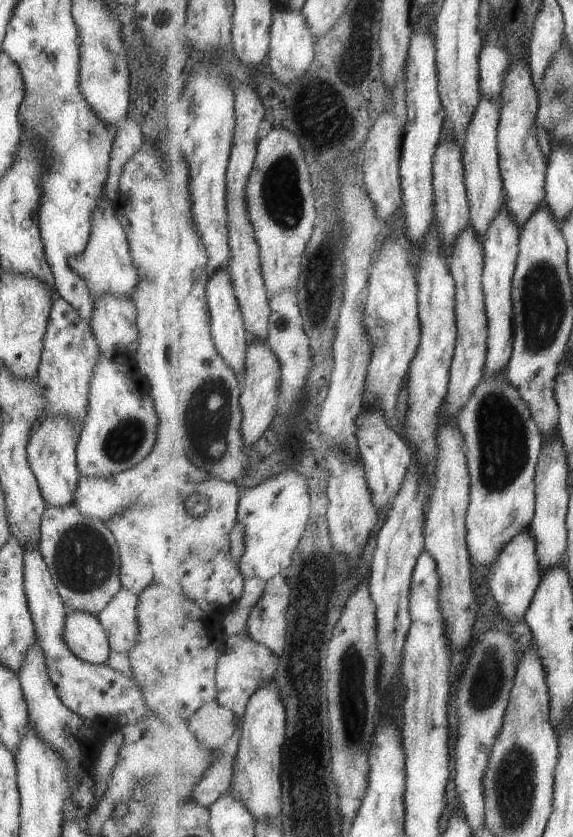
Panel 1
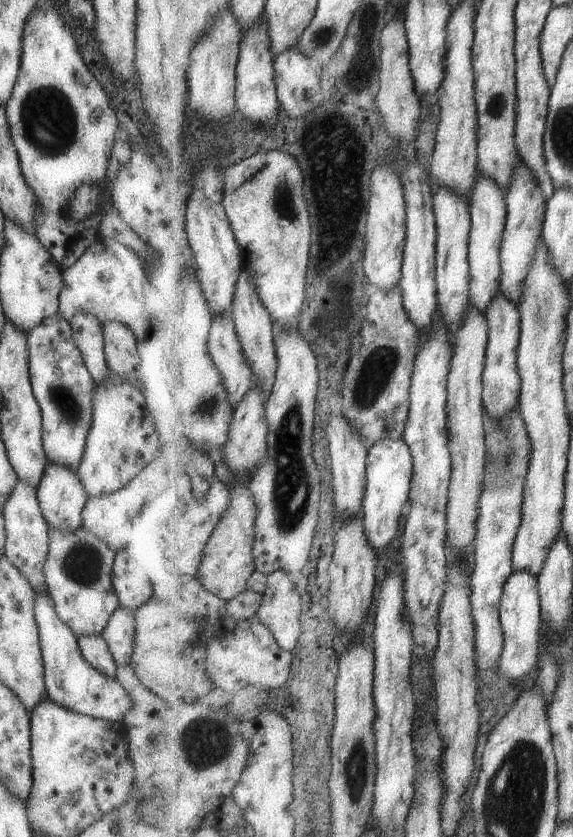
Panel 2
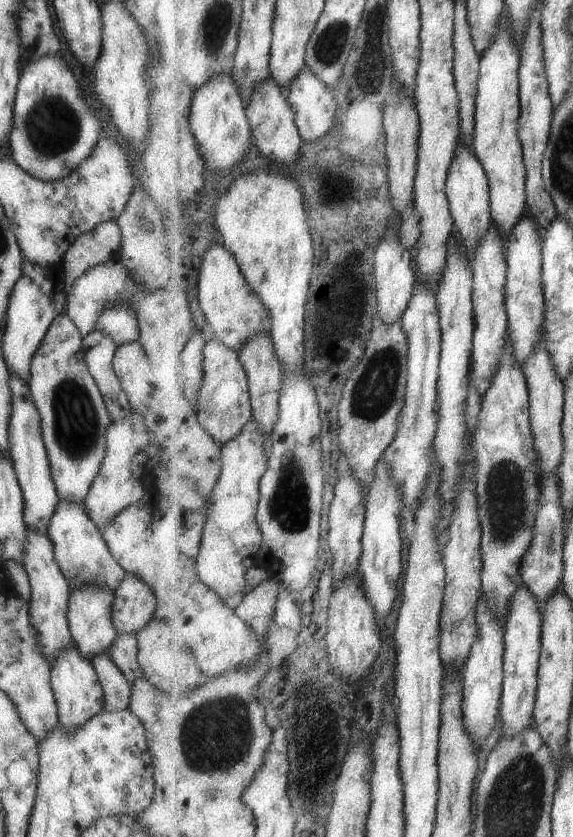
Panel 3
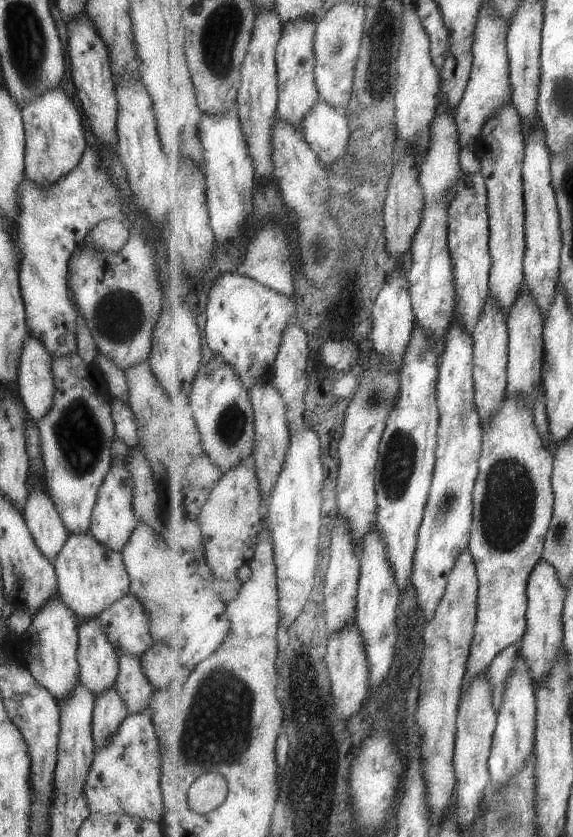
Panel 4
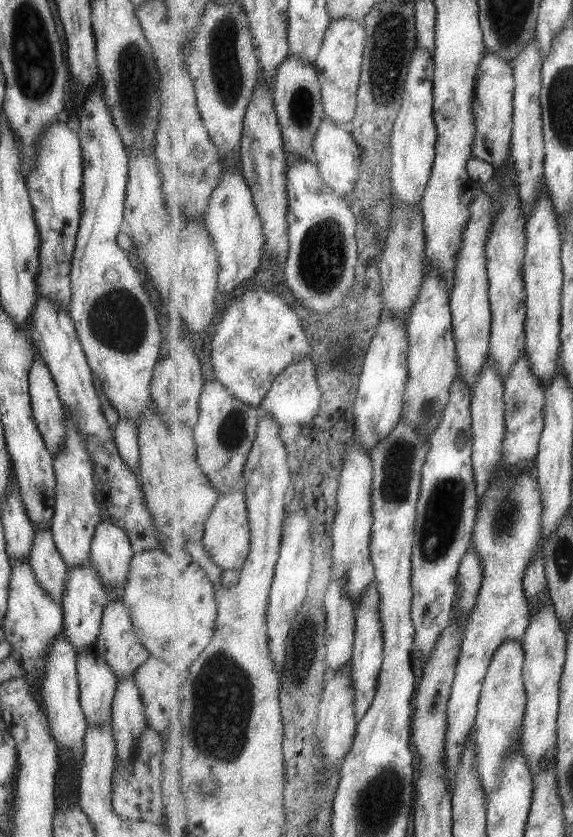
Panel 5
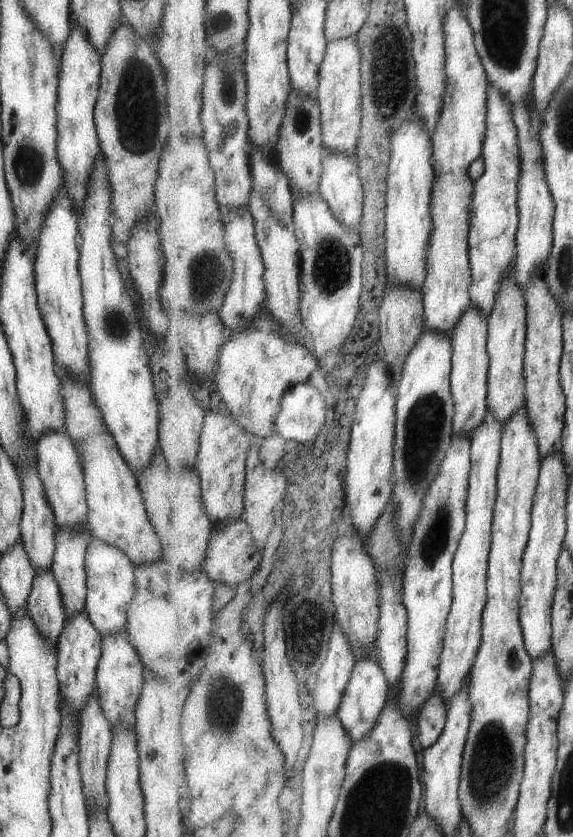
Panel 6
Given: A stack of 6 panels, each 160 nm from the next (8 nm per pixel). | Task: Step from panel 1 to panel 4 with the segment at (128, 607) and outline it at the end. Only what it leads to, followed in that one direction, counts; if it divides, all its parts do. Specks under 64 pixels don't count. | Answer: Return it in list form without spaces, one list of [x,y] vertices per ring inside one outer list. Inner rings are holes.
[[[119,655],[118,673],[114,680],[114,690],[126,706],[127,715],[148,710],[152,692],[150,682],[140,667],[140,660],[131,655]]]

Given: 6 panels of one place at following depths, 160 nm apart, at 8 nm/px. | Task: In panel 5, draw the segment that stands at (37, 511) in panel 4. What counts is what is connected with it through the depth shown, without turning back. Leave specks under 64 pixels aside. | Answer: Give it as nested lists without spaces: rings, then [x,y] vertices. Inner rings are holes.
[[[51,526],[34,528],[28,558],[33,570],[33,578],[39,584],[39,588],[47,592],[51,600],[60,603],[67,569],[61,554],[55,548]]]

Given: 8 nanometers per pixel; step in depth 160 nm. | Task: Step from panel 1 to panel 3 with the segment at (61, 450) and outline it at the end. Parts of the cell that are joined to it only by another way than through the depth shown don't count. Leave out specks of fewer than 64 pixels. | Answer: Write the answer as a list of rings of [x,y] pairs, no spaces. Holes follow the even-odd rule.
[[[58,496],[55,510],[45,528],[45,535],[51,542],[55,563],[68,582],[68,590],[79,588],[87,582],[87,584],[99,584],[101,588],[107,588],[112,592],[126,574],[109,556],[107,546],[95,528],[85,514],[82,502],[65,500]]]

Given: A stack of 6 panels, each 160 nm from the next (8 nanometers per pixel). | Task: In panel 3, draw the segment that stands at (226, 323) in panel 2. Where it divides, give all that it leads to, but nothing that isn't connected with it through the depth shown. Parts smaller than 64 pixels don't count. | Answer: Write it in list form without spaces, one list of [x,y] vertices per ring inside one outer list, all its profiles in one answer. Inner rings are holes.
[[[212,335],[207,339],[204,358],[205,378],[198,392],[198,422],[215,438],[215,442],[223,445],[235,440],[247,424],[254,422],[248,373],[239,353],[227,348],[219,338]]]

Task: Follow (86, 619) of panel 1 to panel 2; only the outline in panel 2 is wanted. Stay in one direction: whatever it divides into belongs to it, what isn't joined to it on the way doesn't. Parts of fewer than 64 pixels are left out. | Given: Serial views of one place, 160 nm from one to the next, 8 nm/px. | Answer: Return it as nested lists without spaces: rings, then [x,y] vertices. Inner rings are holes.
[[[100,634],[76,636],[76,644],[81,657],[88,665],[105,676],[115,678],[115,663]]]

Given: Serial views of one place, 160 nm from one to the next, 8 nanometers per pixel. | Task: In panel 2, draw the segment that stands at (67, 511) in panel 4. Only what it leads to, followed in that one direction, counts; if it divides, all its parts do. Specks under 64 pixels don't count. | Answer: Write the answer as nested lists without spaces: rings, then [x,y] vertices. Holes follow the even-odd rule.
[[[57,312],[27,332],[29,381],[41,414],[41,444],[46,462],[77,470],[91,425],[94,381],[73,342],[70,323]]]

